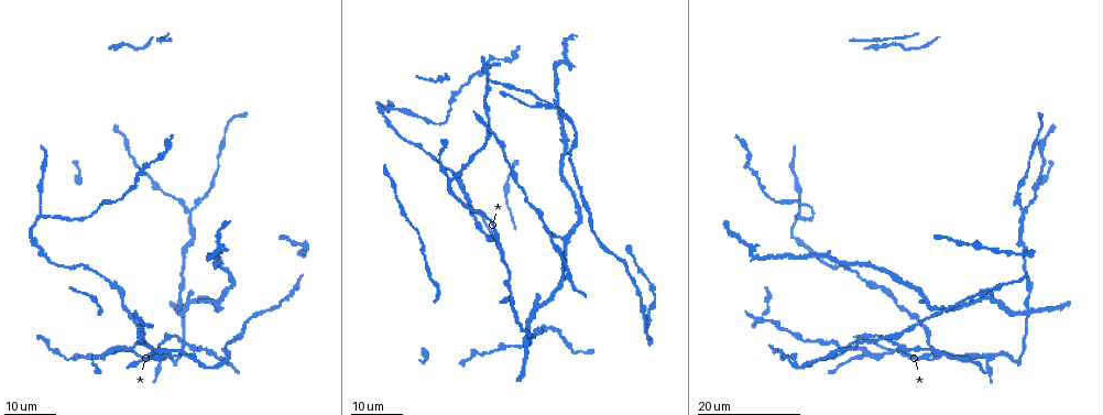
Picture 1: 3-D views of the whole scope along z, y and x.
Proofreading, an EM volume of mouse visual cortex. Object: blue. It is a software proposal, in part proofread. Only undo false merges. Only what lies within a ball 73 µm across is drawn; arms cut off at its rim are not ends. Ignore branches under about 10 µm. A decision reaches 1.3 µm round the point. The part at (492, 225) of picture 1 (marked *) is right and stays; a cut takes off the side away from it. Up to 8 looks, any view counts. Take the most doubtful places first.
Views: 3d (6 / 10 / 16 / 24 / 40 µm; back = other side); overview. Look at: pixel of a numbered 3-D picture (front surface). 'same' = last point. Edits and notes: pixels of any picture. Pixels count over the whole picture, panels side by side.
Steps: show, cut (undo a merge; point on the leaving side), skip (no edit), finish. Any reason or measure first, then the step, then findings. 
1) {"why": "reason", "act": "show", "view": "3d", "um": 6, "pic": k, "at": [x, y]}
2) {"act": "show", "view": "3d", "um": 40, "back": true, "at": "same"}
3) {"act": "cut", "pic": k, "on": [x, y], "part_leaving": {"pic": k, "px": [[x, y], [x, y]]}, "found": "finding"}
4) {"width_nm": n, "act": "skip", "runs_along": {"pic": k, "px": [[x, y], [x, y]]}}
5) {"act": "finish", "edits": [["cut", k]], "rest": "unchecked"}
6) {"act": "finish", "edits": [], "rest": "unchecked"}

{"act": "show", "view": "3d", "um": 16, "pic": 1, "at": [1023, 210]}

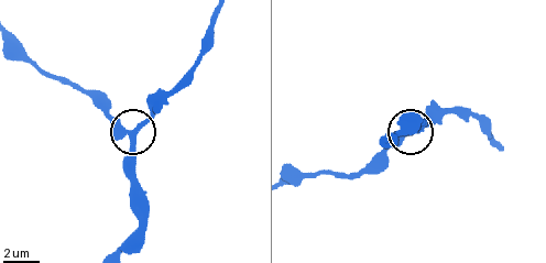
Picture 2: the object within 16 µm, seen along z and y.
{"why": "zoom in", "act": "show", "view": "3d", "um": 6, "pic": 2, "at": [129, 132]}

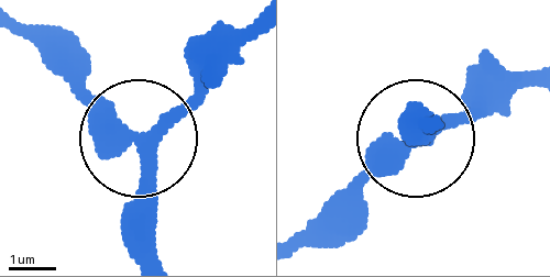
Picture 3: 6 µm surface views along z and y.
{"arms": 4, "act": "skip", "runs_along": {"pic": 3, "px": [[152, 253], [147, 139], [218, 68]]}, "found": "one neuron here"}

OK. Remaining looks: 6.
{"why": "thick turns thin", "act": "show", "view": "3d", "um": 24, "pic": 1, "at": [925, 329]}

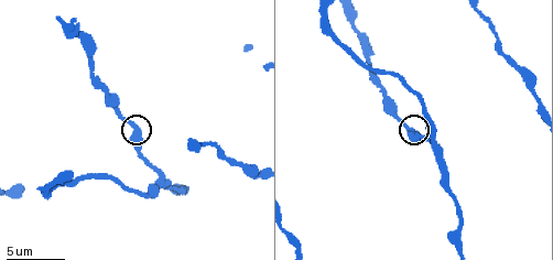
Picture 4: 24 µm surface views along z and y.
{"why": "zoom in", "act": "show", "view": "3d", "um": 6, "pic": 4, "at": [136, 126]}

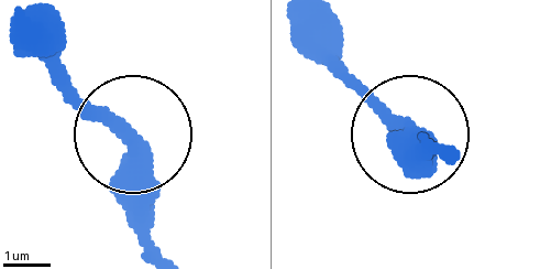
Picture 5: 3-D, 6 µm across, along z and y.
{"act": "skip", "found": "one neuron here"}

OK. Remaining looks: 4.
{"act": "show", "view": "3d", "um": 16, "pic": 1, "at": [1021, 311]}

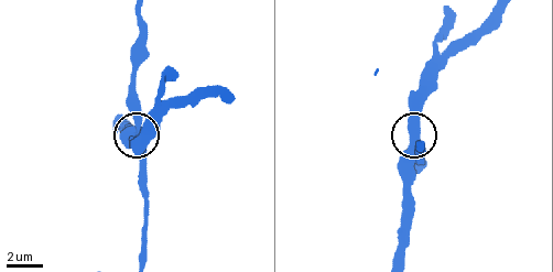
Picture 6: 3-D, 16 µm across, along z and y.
{"act": "show", "view": "3d", "um": 6, "pic": 6, "at": [412, 143]}

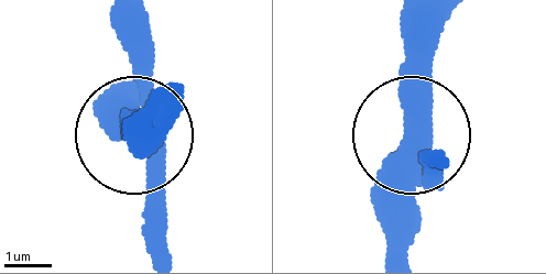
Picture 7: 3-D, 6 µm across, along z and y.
{"side_arm_um": 62, "act": "skip", "found": "continuous, no second neuron"}

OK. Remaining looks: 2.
{"why": "branch point", "act": "show", "view": "3d", "um": 10, "pic": 4, "at": [164, 178]}

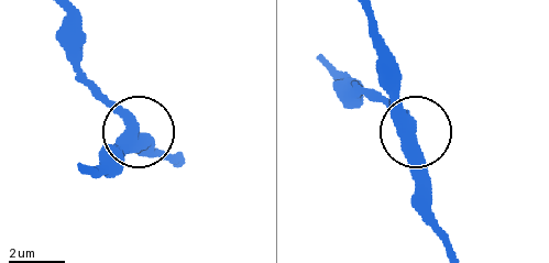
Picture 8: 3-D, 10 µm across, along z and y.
{"act": "show", "view": "3d", "um": 6, "pic": 8, "at": [130, 130]}

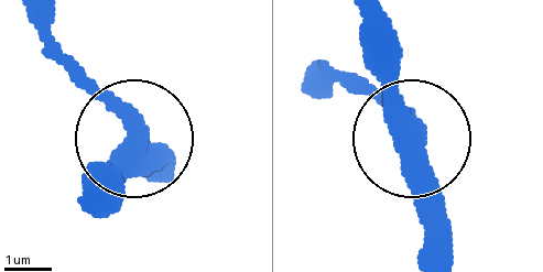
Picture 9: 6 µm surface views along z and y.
{"width_nm": 400, "act": "skip", "runs_along": {"pic": 9, "px": [[364, 29], [367, 64], [411, 148], [422, 250]]}, "found": "all the same neuron"}

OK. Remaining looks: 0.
{"act": "finish", "edits": [], "rest": "unchecked"}

